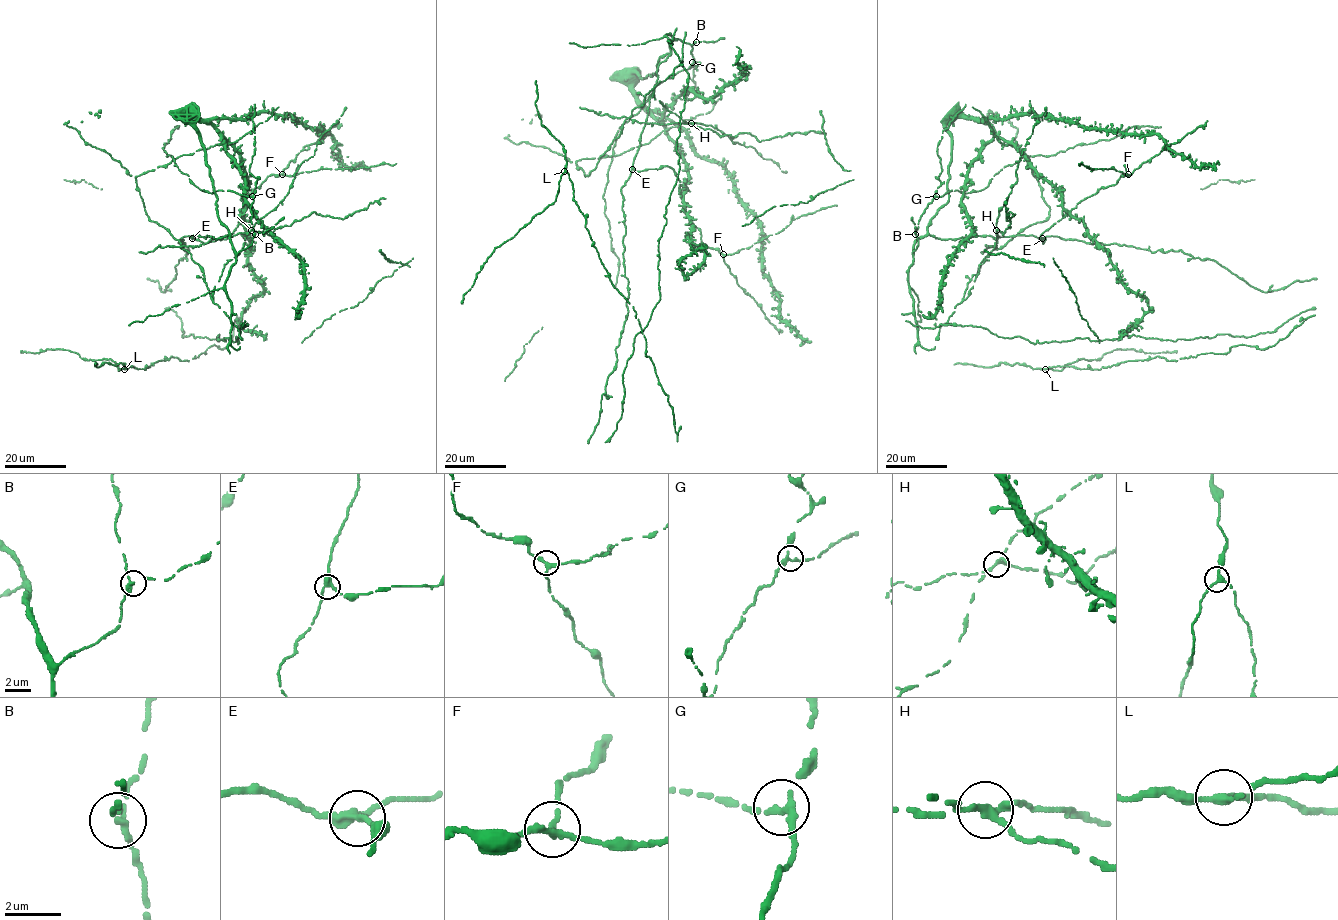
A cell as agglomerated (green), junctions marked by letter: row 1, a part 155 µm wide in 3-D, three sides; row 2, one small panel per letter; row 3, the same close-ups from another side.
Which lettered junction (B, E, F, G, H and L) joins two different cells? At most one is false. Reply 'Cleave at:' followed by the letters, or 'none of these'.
Cleave at: H

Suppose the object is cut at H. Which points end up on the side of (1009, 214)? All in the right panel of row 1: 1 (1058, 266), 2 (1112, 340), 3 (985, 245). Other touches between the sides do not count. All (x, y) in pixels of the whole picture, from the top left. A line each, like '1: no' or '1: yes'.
1: yes
2: no
3: yes

